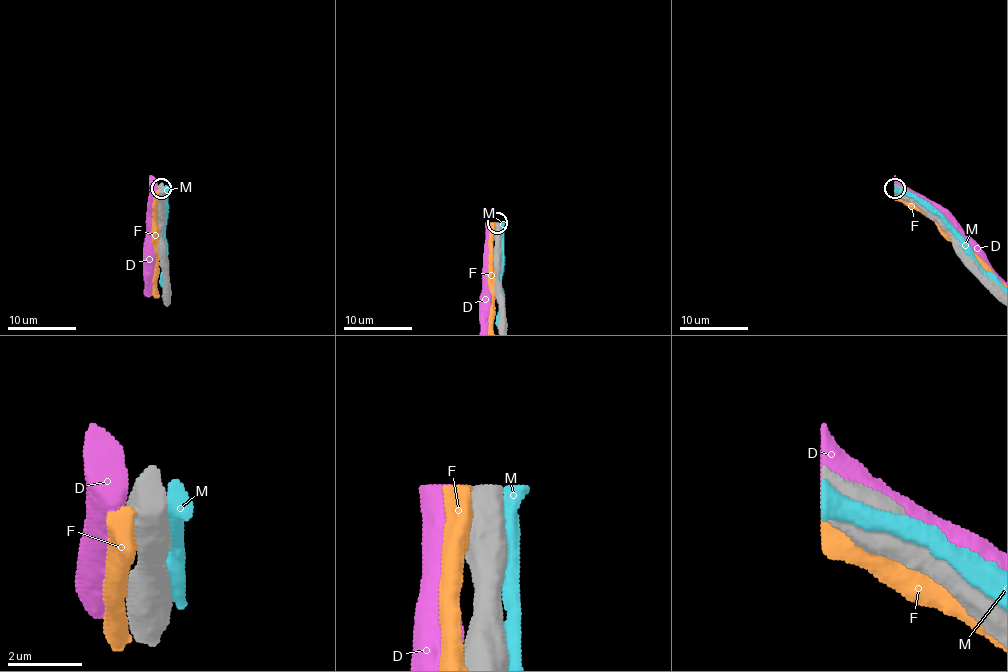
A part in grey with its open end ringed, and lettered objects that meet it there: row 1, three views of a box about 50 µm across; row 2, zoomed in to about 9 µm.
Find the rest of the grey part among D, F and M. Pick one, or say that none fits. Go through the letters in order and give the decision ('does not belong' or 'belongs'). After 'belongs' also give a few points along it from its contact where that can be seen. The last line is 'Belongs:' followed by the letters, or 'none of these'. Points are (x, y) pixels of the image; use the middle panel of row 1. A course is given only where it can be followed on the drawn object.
D: does not belong
F: does not belong
M: does not belong
Belongs: none of these

